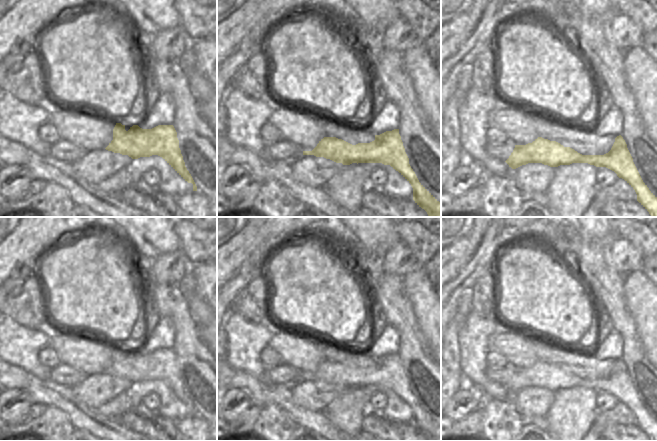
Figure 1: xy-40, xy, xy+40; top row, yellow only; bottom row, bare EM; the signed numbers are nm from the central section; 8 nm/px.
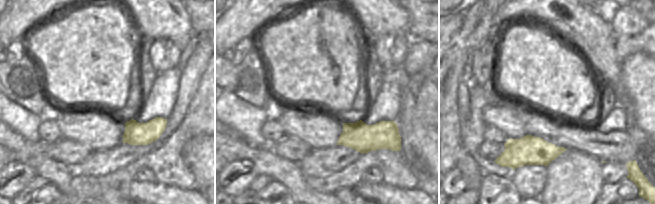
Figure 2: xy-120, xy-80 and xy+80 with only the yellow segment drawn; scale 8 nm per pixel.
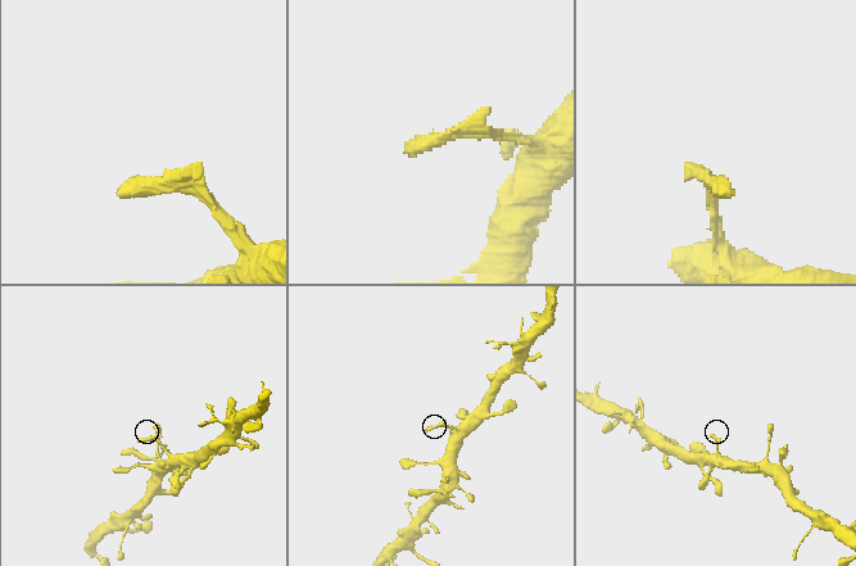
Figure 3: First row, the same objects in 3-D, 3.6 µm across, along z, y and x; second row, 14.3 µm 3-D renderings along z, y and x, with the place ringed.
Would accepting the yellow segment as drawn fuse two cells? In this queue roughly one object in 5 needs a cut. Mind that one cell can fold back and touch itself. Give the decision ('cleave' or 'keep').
keep

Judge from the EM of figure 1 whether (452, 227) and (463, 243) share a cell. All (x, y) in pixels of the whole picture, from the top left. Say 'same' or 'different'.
different

